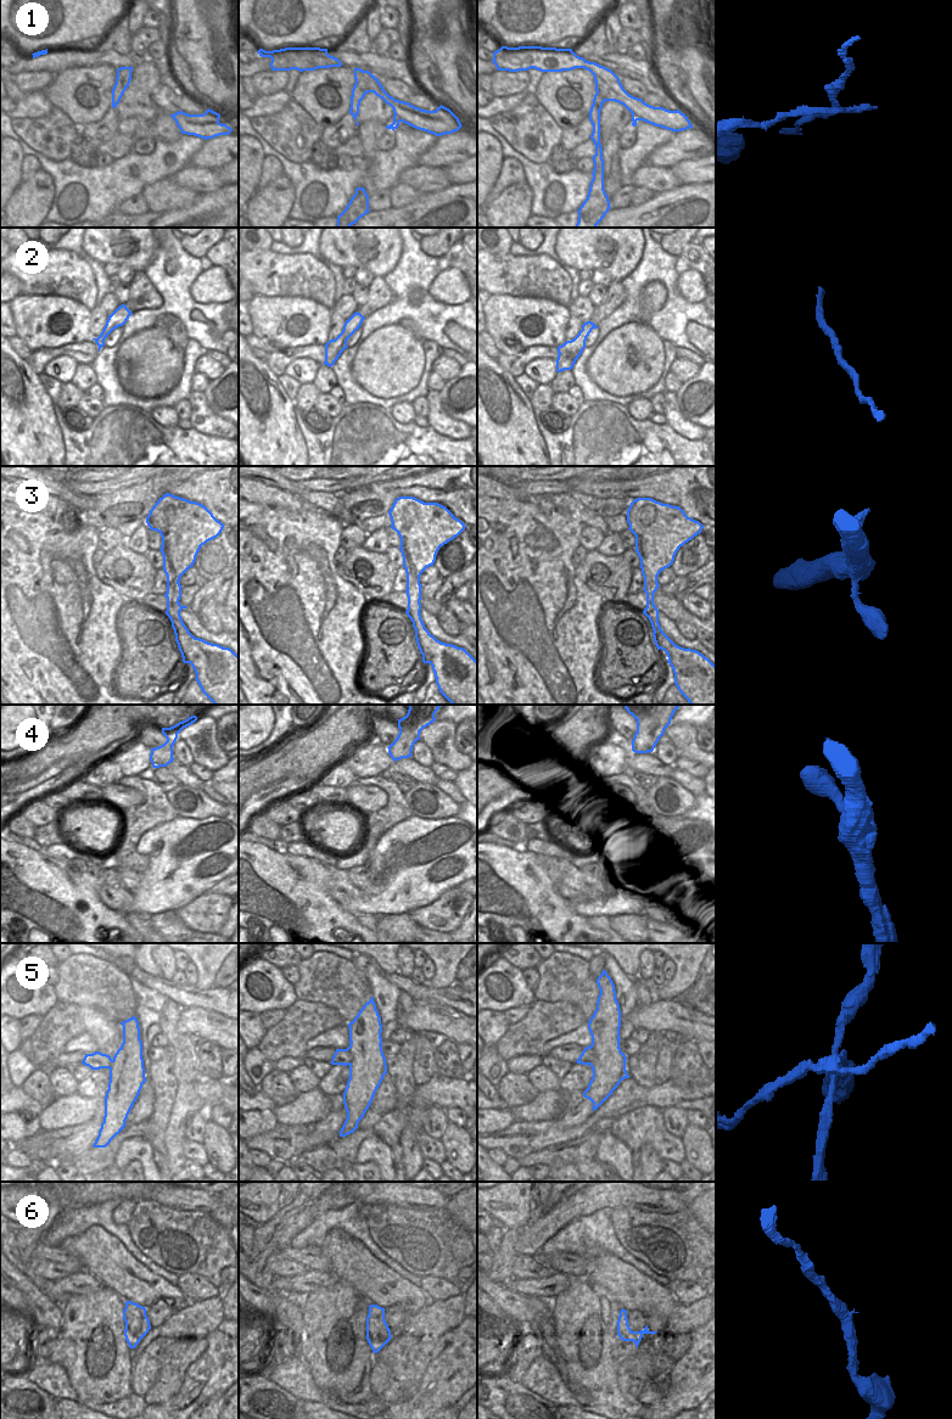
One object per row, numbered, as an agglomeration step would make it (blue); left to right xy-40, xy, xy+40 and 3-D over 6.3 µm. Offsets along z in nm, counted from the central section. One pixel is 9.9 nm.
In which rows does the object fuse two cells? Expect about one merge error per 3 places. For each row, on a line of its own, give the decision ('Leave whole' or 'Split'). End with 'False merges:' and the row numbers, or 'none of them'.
1: Split
2: Leave whole
3: Leave whole
4: Leave whole
5: Split
6: Leave whole
False merges: 1, 5

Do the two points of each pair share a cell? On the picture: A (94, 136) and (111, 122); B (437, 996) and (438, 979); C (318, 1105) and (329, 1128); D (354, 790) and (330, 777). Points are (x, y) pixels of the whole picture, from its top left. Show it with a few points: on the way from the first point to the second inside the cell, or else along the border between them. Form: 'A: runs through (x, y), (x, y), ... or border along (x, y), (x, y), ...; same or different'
A: runs through (98, 133), (107, 125); same
B: border along (454, 981), (447, 987), (429, 987), (425, 985); different
C: border along (332, 1110), (320, 1120), (306, 1125); different
D: border along (353, 783), (347, 787); different

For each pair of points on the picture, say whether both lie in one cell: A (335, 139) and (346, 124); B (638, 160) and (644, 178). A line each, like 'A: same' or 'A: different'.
A: same
B: different

